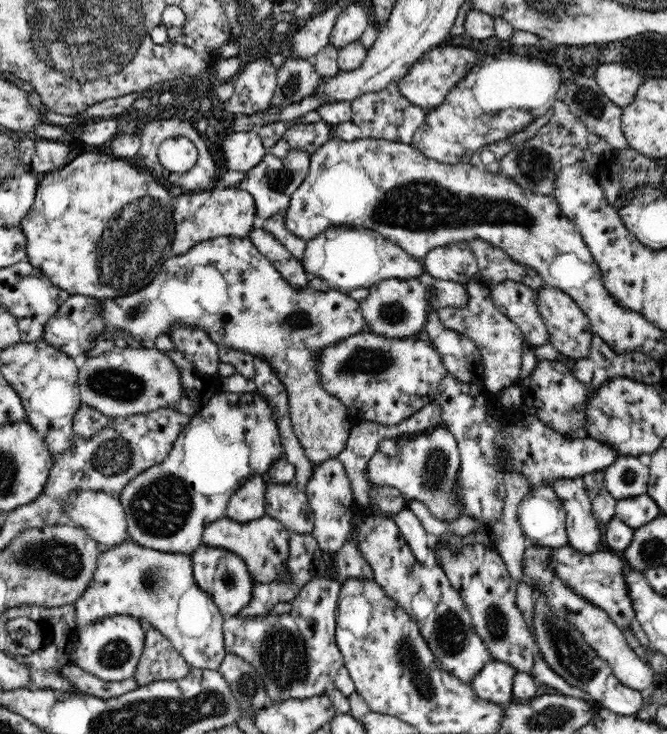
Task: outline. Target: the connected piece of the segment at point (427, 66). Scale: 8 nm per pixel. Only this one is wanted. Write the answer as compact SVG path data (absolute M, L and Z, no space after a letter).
M438 45L425 52L408 70L407 74L396 83L399 92L412 104L432 110L448 96L470 69L476 64L476 51L462 46Z

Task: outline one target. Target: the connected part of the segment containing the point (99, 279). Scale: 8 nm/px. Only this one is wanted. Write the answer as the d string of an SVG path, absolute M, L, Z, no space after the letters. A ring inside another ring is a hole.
M88 152L88 154L82 154L82 156L74 158L60 170L40 175L37 190L38 194L35 194L36 198L34 198L30 210L28 210L26 216L22 217L19 225L27 238L27 257L36 268L42 270L43 274L50 278L52 283L71 295L82 295L92 300L100 300L134 294L134 292L138 292L147 284L150 284L162 270L162 264L173 256L171 246L175 235L173 212L176 200L170 196L170 192L162 185L161 181L154 178L154 173L146 168L128 163L124 159L116 160L116 158L106 156L106 154L90 154Z

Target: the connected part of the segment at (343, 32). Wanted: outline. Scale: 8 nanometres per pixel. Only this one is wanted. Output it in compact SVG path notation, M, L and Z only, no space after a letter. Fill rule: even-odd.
M354 2L342 8L336 24L330 33L329 43L342 48L361 37L370 22L370 8L361 2Z

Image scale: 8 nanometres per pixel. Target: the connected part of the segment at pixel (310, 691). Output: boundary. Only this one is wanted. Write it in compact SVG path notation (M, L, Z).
M314 576L293 599L289 613L224 618L227 652L240 656L258 669L268 693L267 703L328 695L335 689L333 680L344 666L342 653L334 640L339 590L337 579Z

